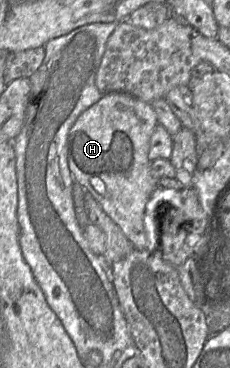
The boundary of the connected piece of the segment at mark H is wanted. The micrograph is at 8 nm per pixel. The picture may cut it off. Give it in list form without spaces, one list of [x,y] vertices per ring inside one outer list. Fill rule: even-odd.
[[[111,92],[103,94],[98,102],[77,118],[68,136],[68,166],[73,180],[92,195],[138,250],[147,247],[144,212],[159,180],[153,176],[152,161],[148,158],[150,138],[157,125],[157,115],[150,103],[127,93]]]

